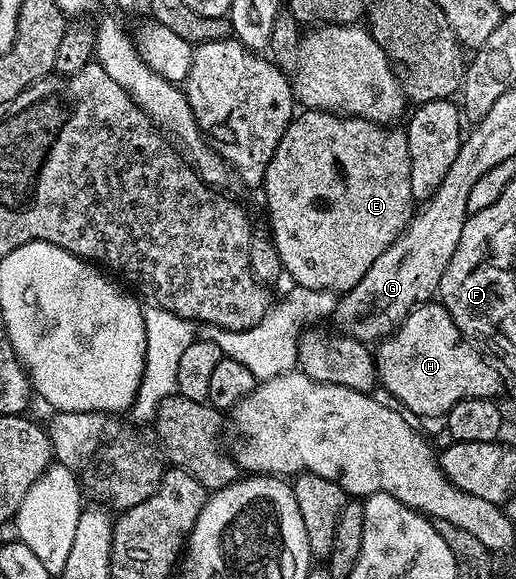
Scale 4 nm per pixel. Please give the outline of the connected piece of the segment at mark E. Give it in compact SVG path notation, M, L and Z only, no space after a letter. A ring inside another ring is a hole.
M304 109L298 116L292 118L291 123L285 128L285 136L281 136L281 144L277 144L277 152L273 152L273 160L269 160L269 168L263 177L261 193L267 197L267 214L271 217L269 237L275 244L286 277L291 277L290 281L294 285L314 290L332 292L352 290L365 276L365 272L373 268L373 260L377 260L377 256L381 256L381 252L385 252L389 244L393 244L393 240L401 236L401 232L411 222L412 213L416 209L413 188L409 184L409 144L406 129L388 128L377 122L366 122L364 118L340 116L332 114L330 110Z

